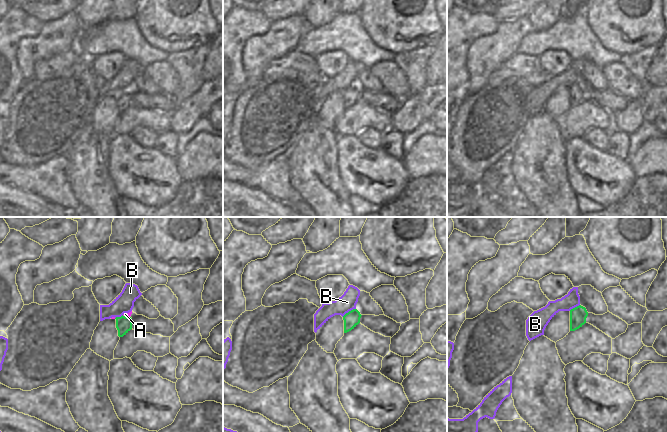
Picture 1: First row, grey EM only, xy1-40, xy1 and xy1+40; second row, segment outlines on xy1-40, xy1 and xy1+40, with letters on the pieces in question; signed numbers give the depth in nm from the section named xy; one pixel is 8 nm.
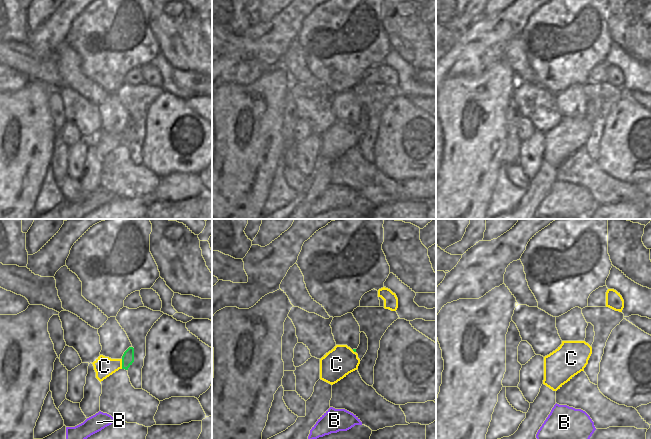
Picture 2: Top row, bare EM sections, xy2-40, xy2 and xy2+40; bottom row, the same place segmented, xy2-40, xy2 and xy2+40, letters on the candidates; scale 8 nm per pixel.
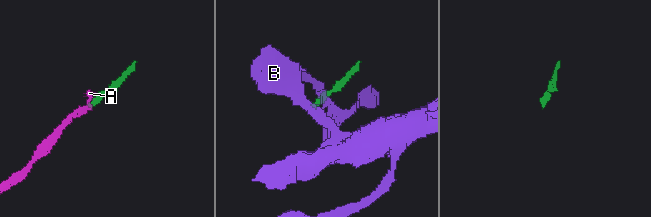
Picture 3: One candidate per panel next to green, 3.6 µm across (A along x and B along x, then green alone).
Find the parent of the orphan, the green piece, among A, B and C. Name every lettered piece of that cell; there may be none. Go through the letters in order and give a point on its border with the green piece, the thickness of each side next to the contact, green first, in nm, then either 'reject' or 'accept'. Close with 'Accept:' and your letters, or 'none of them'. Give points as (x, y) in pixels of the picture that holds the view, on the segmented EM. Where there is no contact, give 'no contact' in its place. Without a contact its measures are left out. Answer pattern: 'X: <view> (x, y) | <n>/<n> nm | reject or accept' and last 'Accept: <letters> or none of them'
A: xy1-40 (126, 317) | 130/30 nm | accept
B: xy1 (349, 311) | 120/140 nm | reject
C: xy2-40 (122, 364) | 100/160 nm | reject
Accept: A

